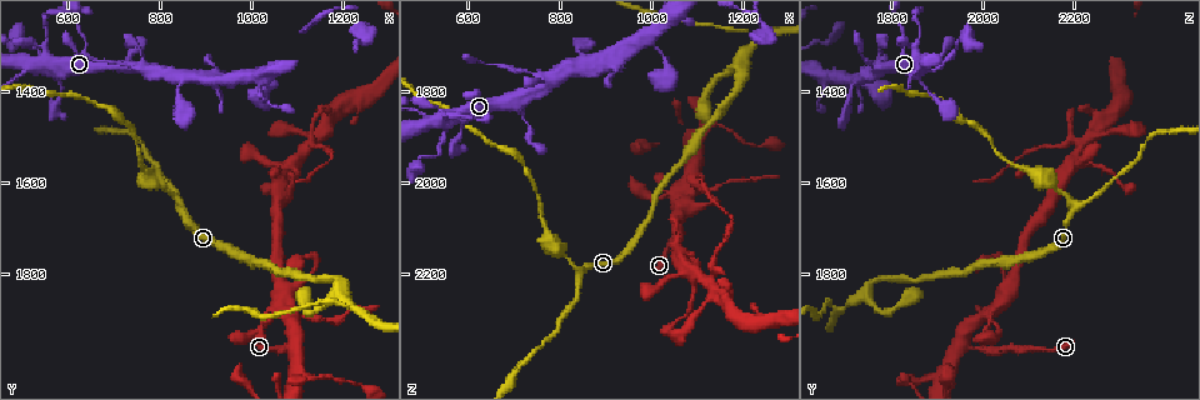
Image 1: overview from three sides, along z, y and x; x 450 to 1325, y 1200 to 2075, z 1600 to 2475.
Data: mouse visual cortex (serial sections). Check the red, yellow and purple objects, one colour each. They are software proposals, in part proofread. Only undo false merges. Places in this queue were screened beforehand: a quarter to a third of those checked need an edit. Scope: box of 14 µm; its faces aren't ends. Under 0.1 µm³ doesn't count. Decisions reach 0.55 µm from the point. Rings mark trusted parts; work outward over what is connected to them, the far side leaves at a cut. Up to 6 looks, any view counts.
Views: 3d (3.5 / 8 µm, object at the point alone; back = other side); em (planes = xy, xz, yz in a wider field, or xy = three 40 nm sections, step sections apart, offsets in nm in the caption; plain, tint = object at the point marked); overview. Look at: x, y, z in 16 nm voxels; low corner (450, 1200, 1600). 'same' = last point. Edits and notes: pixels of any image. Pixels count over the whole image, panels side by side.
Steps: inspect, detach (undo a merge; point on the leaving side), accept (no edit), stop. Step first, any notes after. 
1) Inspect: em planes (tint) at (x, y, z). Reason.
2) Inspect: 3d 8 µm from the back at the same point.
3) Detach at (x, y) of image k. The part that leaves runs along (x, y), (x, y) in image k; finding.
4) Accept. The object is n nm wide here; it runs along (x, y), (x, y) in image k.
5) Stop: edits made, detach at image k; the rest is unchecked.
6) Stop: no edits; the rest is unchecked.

Inspect: 3d 3.5 µm at (840, 1650, 2205). Three arms meet.

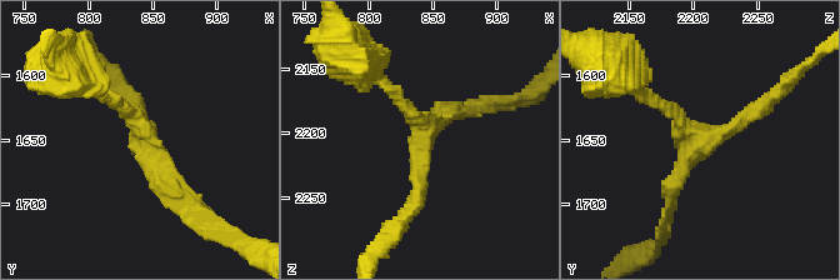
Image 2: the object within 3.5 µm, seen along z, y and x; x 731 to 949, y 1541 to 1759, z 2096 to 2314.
Inspect: em xy step 5 (tint) at (844, 1652, 2204). 3 arms meet here; the arms are 200, 200, 200 nm wide.

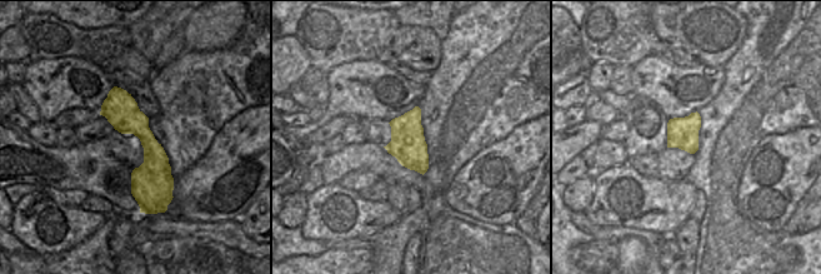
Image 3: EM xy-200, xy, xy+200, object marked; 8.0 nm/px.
Detach at (396, 95) of image 2. The part that leaves runs along (425, 129), (390, 86), (353, 58) in image 2; two cells meet here.

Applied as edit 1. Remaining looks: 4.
Inspect: overview. See it whole again.

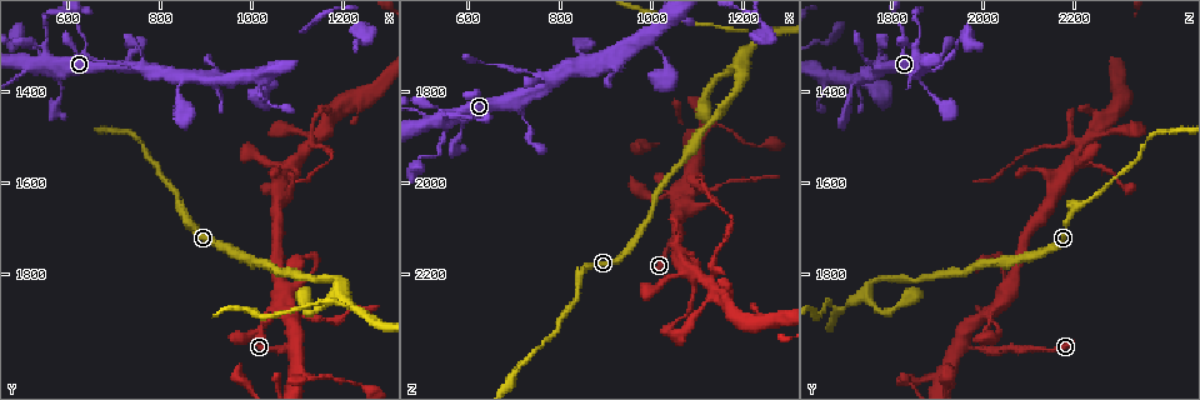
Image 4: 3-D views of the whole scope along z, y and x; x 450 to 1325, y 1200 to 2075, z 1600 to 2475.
Inspect: 3d 3.5 µm at (1135, 2020, 1870). Sharp bend.

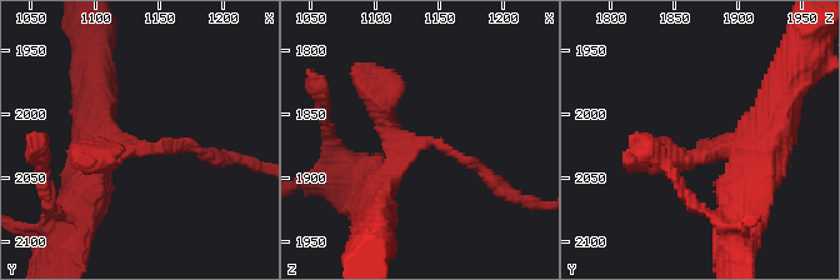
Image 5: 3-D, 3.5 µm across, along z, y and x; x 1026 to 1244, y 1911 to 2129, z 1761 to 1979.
Inspect: em xy step 5 (tint) at (1132, 2028, 1876). Shape alone is not enough.

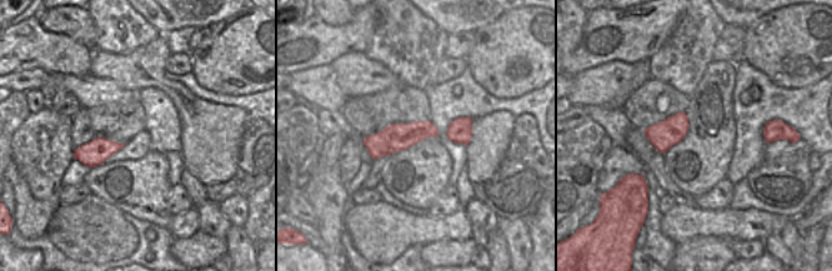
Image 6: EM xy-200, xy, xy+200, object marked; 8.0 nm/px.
Accept. It runs along (374, 209), (420, 141), (489, 176) in image 5; all the same cell.

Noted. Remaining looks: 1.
Stop: edits made, detach at image 2; the rest is unchecked.

